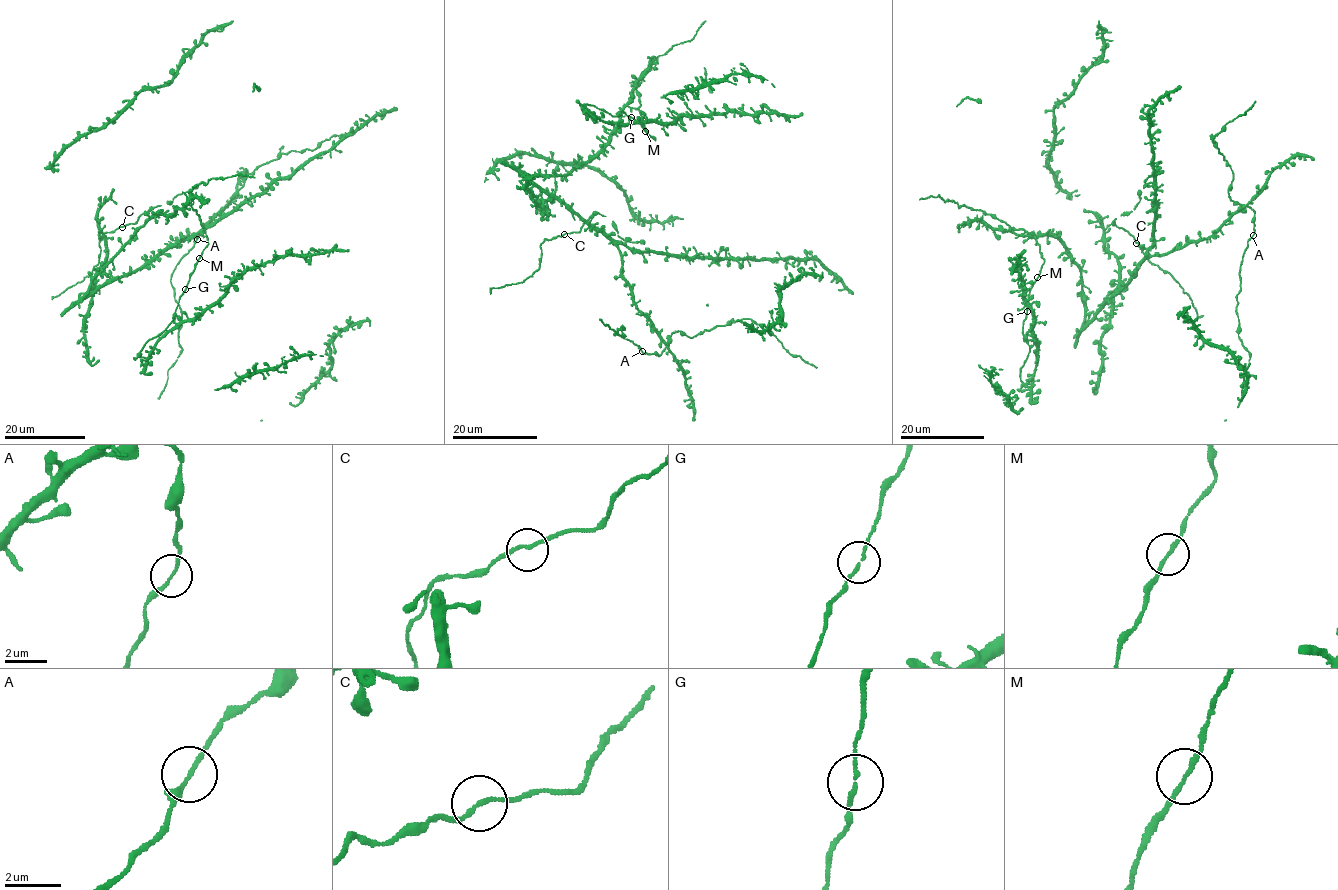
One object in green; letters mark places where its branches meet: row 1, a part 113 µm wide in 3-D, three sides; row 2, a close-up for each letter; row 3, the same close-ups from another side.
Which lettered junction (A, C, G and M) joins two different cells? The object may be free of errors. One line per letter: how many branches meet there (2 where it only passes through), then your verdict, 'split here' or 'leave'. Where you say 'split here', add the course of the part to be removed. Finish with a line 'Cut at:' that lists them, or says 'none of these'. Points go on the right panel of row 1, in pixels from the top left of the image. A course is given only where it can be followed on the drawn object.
A: 2 branches meet; leave
C: 2 branches meet; leave
G: 2 branches meet; leave
M: 2 branches meet; leave
Cut at: none of these

